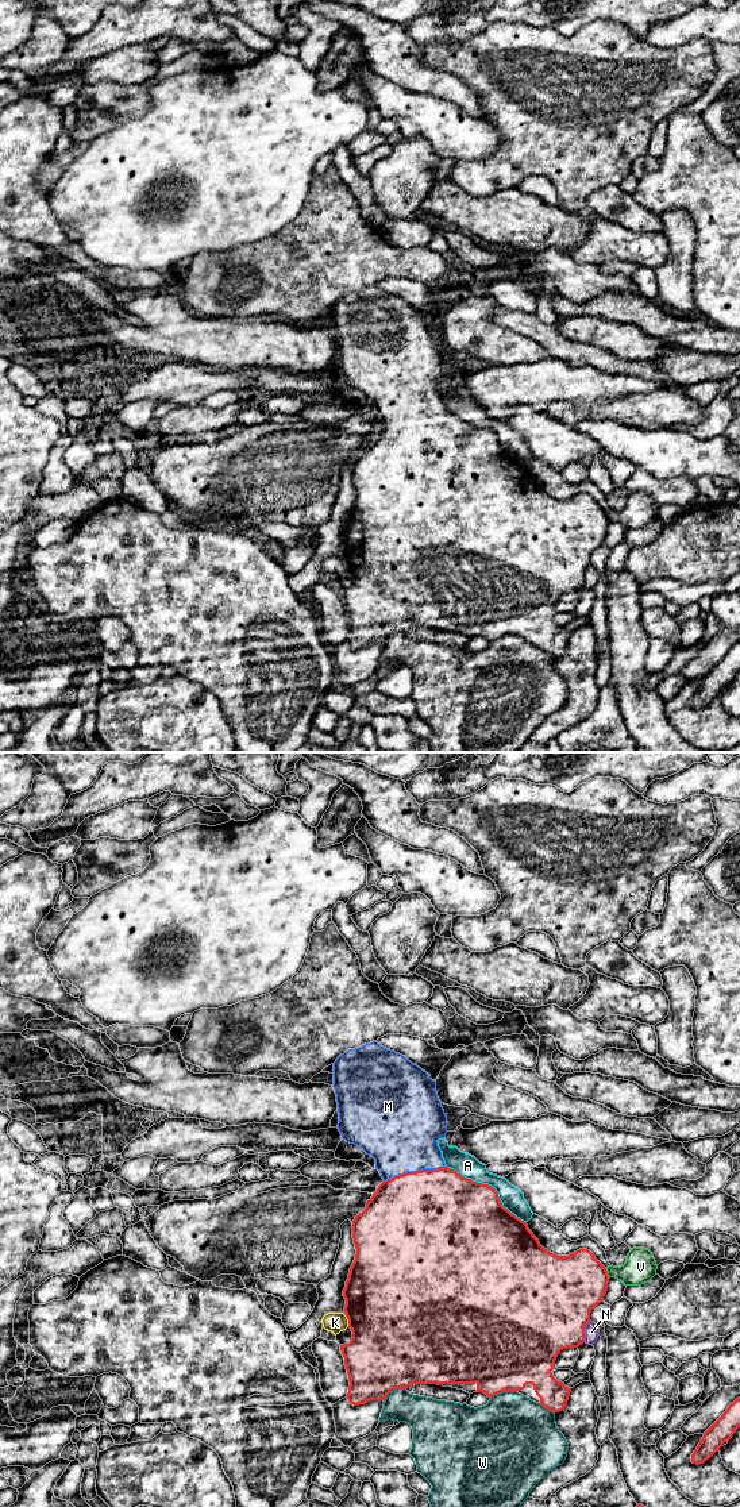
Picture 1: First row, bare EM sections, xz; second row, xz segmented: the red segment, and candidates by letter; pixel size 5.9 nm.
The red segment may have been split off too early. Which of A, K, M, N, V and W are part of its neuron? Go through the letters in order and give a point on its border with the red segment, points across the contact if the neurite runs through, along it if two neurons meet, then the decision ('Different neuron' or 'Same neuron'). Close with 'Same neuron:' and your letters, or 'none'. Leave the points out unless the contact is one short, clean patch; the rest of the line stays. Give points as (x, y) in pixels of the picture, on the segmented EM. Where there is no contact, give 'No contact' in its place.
A: Touches red at xz (490, 1186). Different neuron
K: Touches red at xz (349, 1321). Different neuron
M: Touches red at xz (413, 1172). Path across: xz (417, 1214), (417, 1184), (413, 1172), (401, 1141), (401, 1133). Same neuron
N: Touches red at xz (584, 1332). Different neuron
V: Touches red at xz (606, 1272). Different neuron
W: Touches red at xz (503, 1391). Different neuron
Same neuron: M

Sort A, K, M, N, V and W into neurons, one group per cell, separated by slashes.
A / K / M / N / V / W

